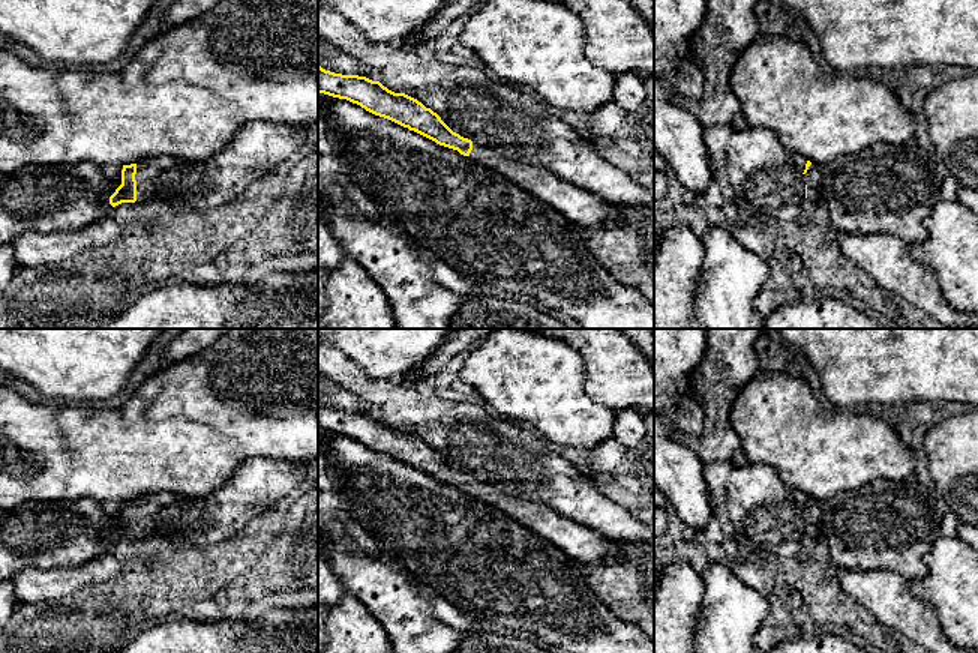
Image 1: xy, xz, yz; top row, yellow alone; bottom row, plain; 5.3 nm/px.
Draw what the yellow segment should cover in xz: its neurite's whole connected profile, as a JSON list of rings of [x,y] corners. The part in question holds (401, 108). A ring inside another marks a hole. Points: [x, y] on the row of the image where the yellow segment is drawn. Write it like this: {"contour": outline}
{"contour": [[[318,65],[318,93],[346,99],[366,111],[388,119],[440,146],[458,150],[464,156],[494,168],[524,191],[556,209],[580,230],[610,221],[614,209],[596,194],[558,177],[542,165],[524,164],[482,147],[453,132],[441,117],[417,99],[394,93],[380,81],[358,75],[342,75]]]}

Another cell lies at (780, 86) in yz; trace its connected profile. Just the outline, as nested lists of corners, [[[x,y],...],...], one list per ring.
[[[759,33],[735,62],[729,84],[741,104],[741,113],[748,128],[771,129],[784,152],[802,155],[818,165],[824,165],[842,155],[858,153],[879,143],[898,146],[915,135],[914,116],[900,104],[890,87],[872,75],[825,72],[806,44],[788,36]]]

